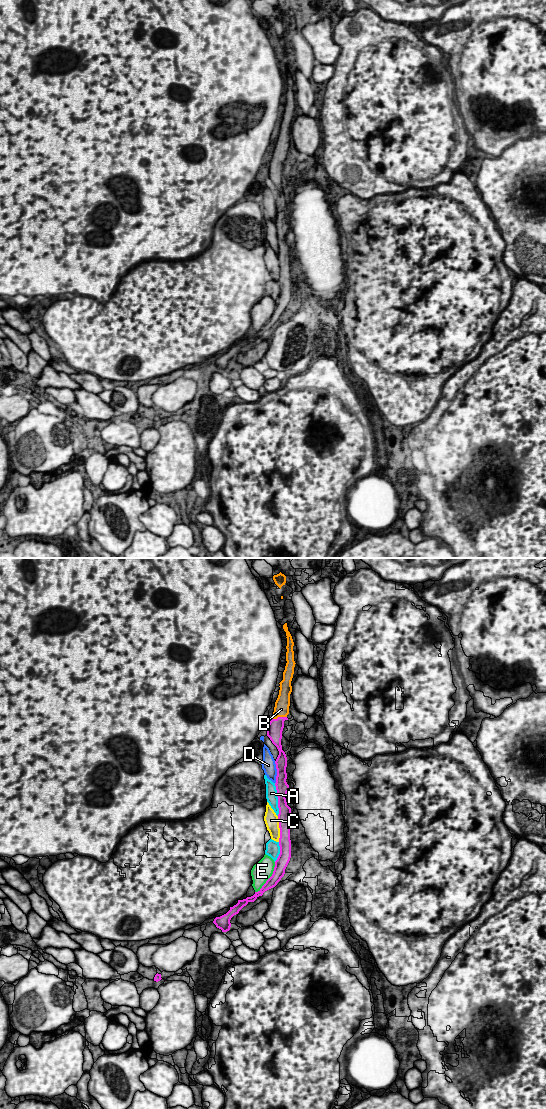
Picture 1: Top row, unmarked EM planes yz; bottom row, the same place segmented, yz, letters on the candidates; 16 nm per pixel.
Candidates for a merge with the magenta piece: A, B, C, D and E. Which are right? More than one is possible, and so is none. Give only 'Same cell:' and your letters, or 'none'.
Same cell: B

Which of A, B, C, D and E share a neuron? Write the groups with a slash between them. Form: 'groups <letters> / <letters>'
groups A / B / C / D E

